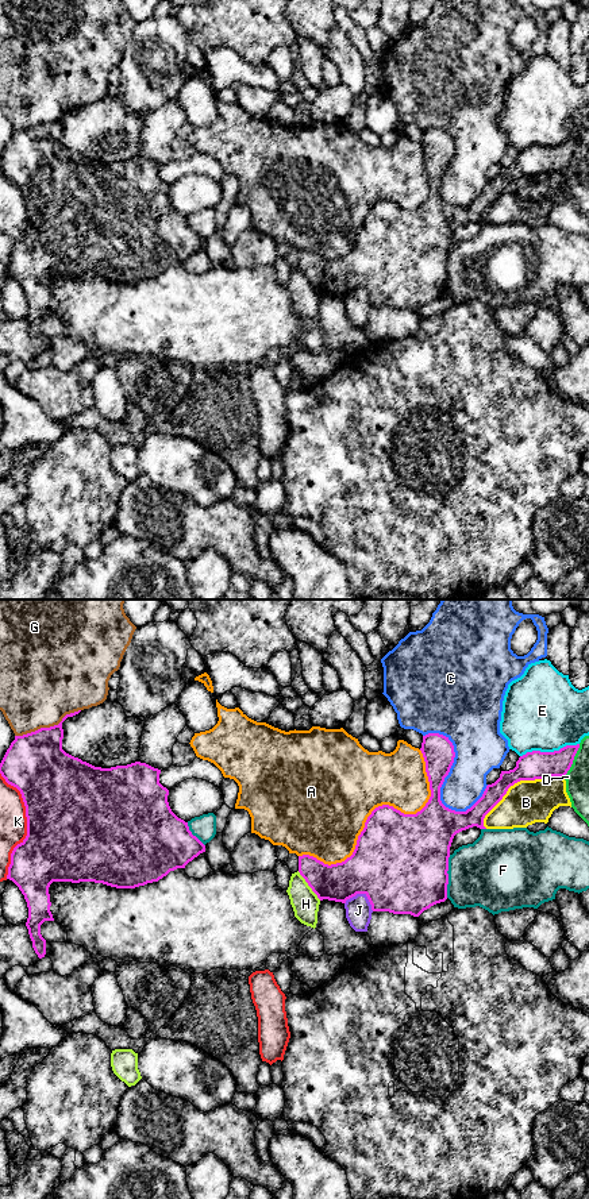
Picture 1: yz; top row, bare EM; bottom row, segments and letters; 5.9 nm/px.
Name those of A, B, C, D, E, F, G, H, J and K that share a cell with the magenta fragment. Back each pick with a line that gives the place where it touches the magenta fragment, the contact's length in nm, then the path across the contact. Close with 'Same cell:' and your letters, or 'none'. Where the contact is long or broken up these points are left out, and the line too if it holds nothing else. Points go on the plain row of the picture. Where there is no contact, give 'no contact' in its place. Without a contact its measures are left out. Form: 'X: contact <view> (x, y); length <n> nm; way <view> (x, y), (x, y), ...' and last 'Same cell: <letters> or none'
Same cell: none

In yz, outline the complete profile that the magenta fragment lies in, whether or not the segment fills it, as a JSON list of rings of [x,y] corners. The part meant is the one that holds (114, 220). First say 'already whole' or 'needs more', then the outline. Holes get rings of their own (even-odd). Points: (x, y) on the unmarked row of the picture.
already whole | [[[80,107],[66,109],[58,120],[15,131],[0,158],[1,171],[20,186],[26,201],[27,231],[11,248],[7,274],[24,290],[28,302],[26,321],[39,354],[46,350],[41,320],[54,316],[49,289],[53,277],[95,277],[116,284],[135,284],[158,277],[170,266],[185,263],[205,247],[205,240],[192,230],[188,217],[172,207],[168,197],[169,185],[159,178],[161,165],[140,157],[111,163],[95,162],[62,144],[62,117]]]

